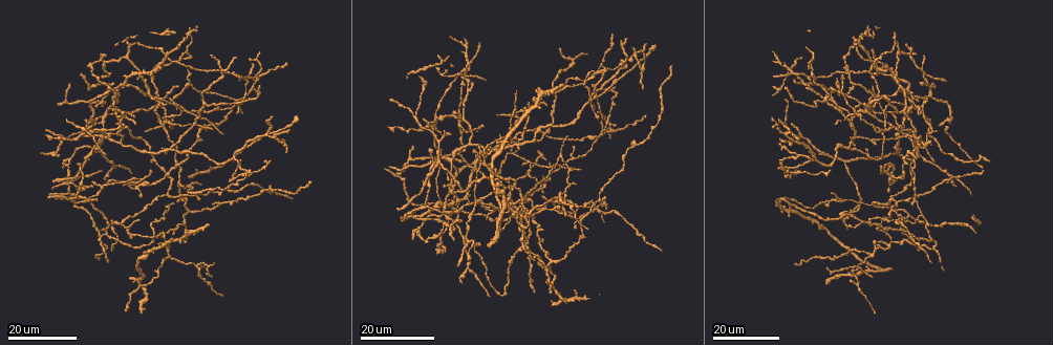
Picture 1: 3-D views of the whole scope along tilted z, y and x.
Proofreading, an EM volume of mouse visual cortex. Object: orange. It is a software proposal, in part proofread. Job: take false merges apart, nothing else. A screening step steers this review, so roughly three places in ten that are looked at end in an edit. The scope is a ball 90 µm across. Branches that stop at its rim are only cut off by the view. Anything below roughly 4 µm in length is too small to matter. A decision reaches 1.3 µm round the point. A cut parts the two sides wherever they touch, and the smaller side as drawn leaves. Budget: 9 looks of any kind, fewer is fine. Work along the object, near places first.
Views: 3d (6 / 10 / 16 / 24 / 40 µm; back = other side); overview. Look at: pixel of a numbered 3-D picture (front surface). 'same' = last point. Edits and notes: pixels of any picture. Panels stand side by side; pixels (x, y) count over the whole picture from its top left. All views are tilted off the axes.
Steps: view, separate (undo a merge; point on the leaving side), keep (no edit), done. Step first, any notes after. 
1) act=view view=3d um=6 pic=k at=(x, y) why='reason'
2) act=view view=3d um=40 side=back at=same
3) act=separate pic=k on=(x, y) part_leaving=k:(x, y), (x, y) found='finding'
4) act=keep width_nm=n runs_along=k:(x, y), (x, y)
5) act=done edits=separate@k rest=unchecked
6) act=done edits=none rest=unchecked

act=view view=3d um=24 pic=1 at=(233, 156) why='four-way junction'

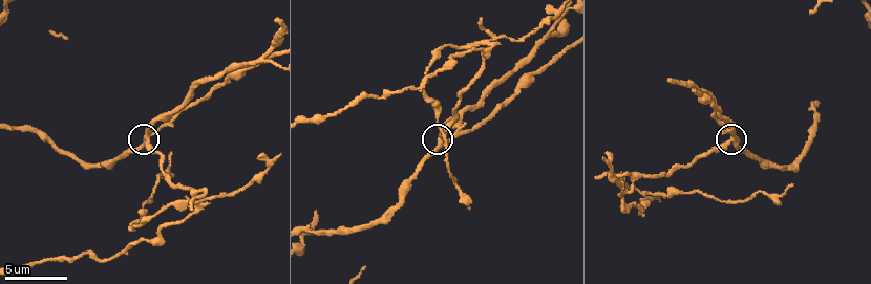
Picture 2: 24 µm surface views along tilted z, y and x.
act=view view=3d um=6 pic=2 at=(731, 137)

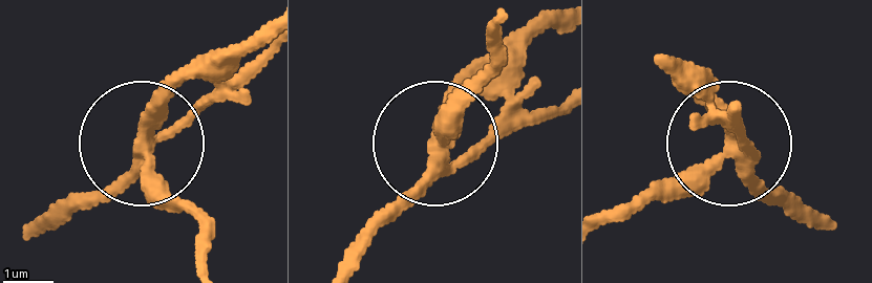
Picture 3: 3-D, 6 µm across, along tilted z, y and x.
act=keep runs_along=3:(354, 265), (433, 150), (474, 148), (554, 105) found='all the same cell'

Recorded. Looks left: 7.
act=view view=3d um=10 pic=2 at=(190, 214) why='branch point'

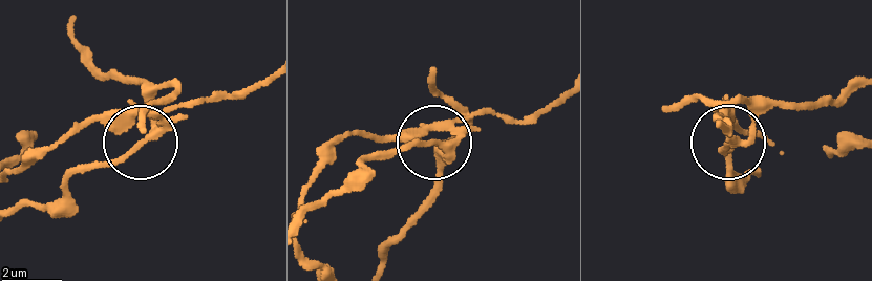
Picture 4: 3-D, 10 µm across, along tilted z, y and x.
act=keep width_nm=240 runs_along=4:(857, 85), (814, 103), (770, 108), (724, 141), (729, 158) found='all the same cell'

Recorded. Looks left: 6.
act=view view=3d um=16 pic=1 at=(573, 59) why='three-way junction'

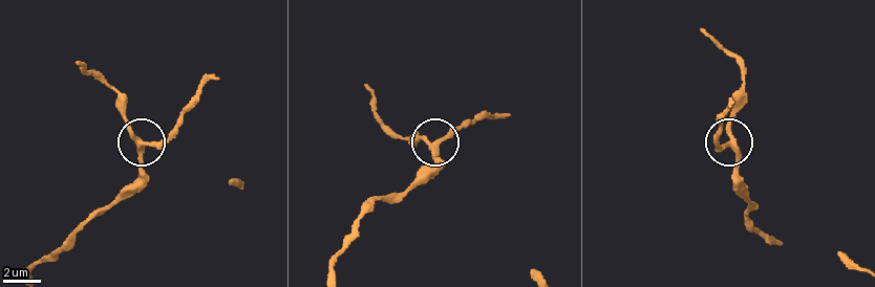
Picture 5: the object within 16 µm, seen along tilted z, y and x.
act=view view=3d um=6 pic=5 at=(138, 142)

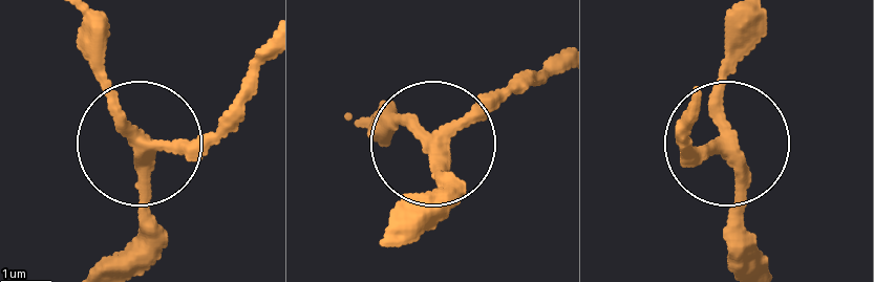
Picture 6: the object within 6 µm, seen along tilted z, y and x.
act=keep side_arm_um=6 arms=3 found='all the same cell'

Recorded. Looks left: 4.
act=view view=3d um=24 pic=1 at=(792, 145) why='three arms meet'

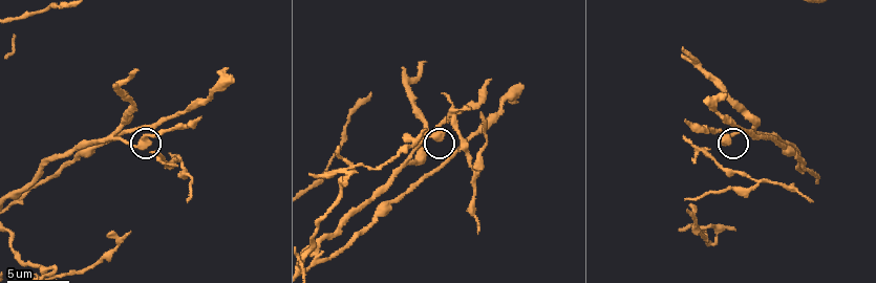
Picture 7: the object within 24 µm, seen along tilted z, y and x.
act=view view=3d um=6 pic=7 at=(440, 134)

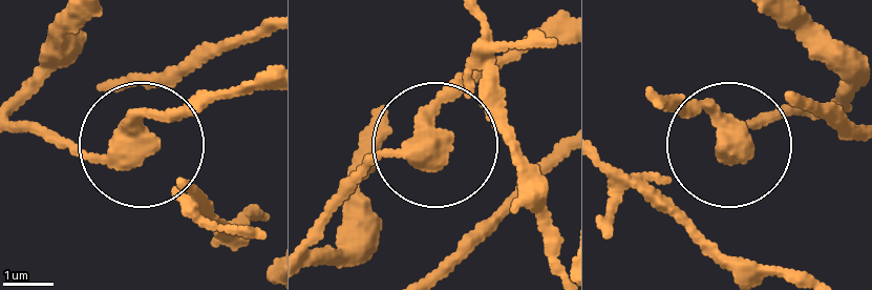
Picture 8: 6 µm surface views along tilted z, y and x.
act=view view=3d um=6 side=back pic=8 at=(140, 155)

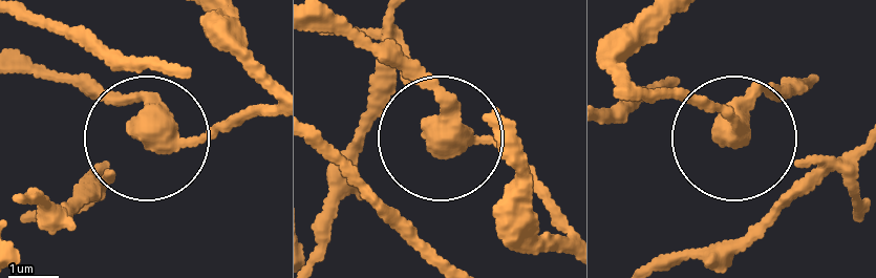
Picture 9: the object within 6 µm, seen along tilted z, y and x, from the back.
act=keep side_arm_um=7 arms=3 found='continuous, no second cell'

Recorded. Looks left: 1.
act=done edits=none rest=unchecked

